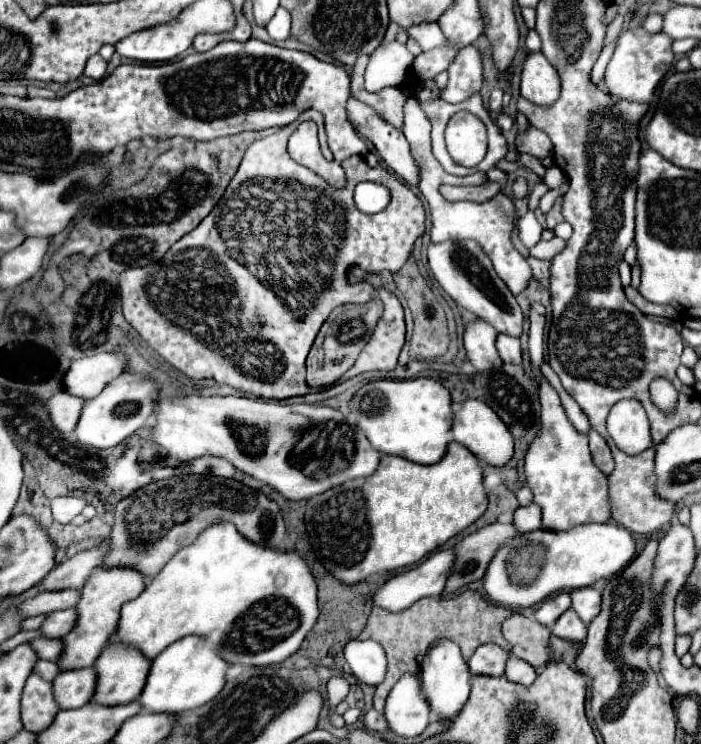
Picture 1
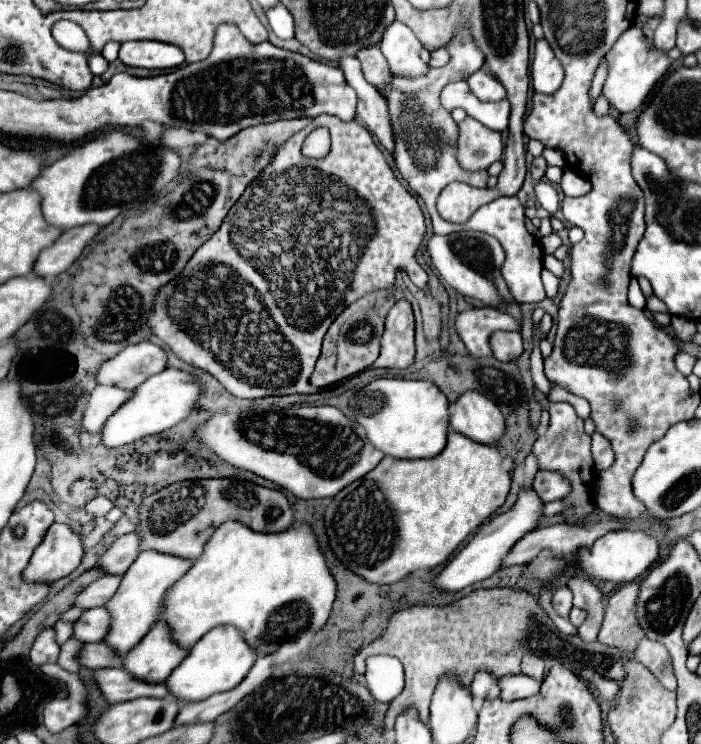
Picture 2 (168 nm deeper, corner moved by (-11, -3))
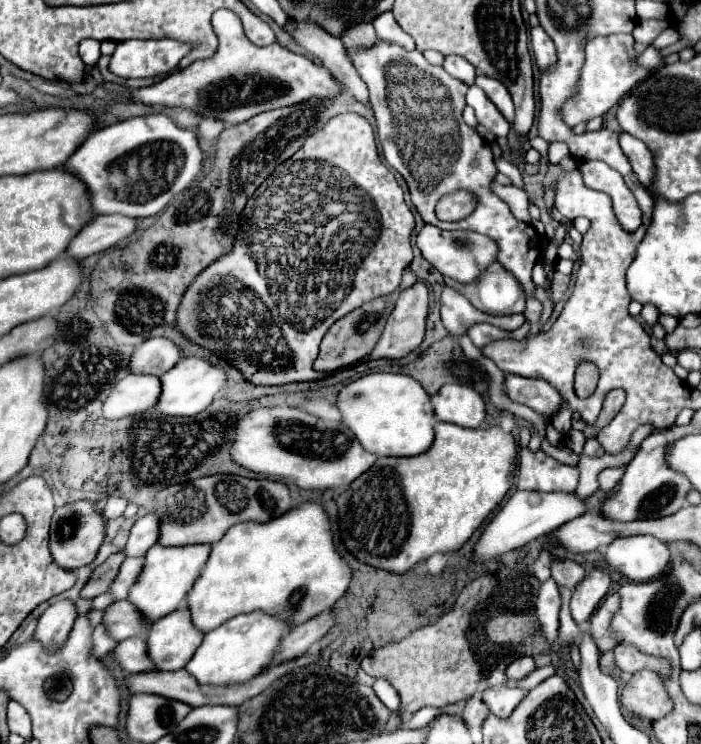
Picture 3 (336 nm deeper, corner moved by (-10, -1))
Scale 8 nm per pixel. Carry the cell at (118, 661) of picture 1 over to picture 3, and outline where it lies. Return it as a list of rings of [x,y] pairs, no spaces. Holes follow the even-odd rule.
[[[186,606],[156,620],[148,632],[148,658],[156,670],[182,670],[200,646],[204,634],[190,622]]]

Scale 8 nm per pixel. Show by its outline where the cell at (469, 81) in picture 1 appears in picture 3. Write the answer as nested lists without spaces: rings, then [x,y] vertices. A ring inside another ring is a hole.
[[[480,74],[480,76],[476,76],[474,84],[486,92],[486,96],[498,106],[498,110],[506,116],[508,122],[514,122],[514,104],[512,104],[512,98],[510,98],[510,94],[502,82],[498,82],[496,78]]]

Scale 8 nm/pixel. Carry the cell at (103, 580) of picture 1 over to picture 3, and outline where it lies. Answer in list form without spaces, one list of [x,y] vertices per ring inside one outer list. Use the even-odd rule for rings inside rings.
[[[154,544],[144,558],[142,574],[138,576],[138,582],[134,582],[134,588],[130,588],[128,602],[134,602],[142,614],[146,614],[146,622],[156,622],[158,618],[174,612],[184,602],[190,586],[198,578],[204,562],[208,560],[210,546],[208,544],[196,544],[196,546],[182,546],[182,548],[166,548],[160,544]]]

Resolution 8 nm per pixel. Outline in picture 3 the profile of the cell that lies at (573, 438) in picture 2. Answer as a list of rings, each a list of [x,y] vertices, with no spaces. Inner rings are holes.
[[[508,374],[506,392],[508,392],[510,400],[526,404],[544,416],[554,416],[560,410],[562,398],[560,398],[558,390],[545,380]]]

